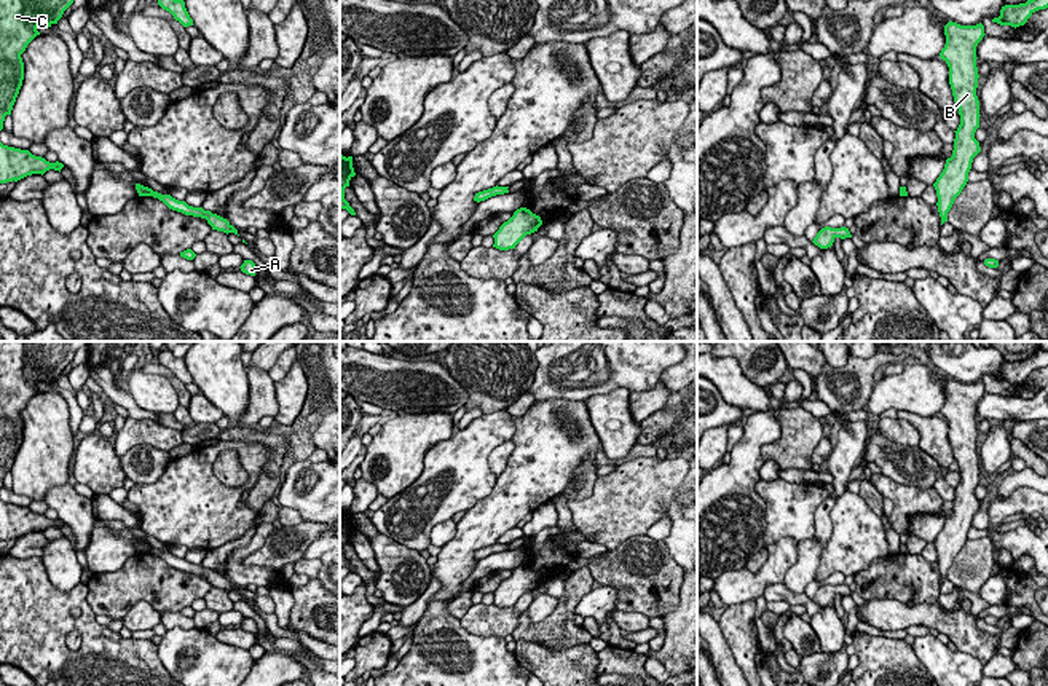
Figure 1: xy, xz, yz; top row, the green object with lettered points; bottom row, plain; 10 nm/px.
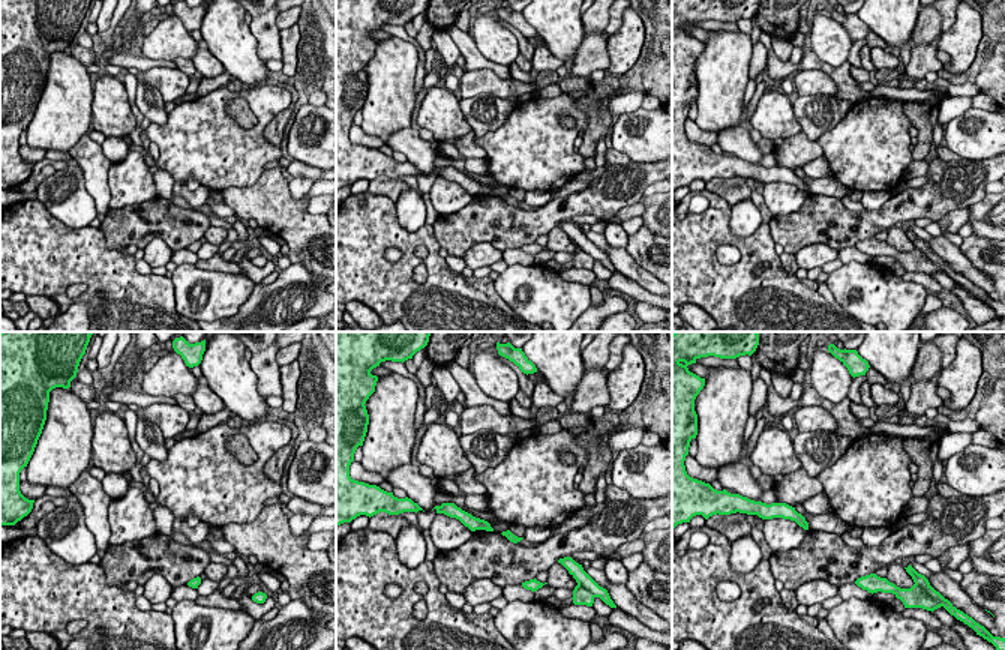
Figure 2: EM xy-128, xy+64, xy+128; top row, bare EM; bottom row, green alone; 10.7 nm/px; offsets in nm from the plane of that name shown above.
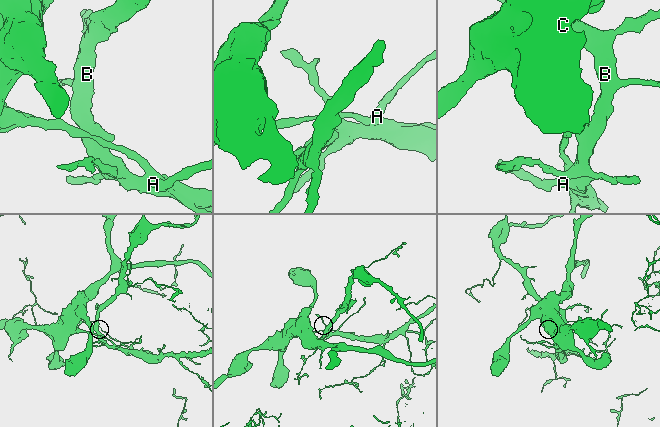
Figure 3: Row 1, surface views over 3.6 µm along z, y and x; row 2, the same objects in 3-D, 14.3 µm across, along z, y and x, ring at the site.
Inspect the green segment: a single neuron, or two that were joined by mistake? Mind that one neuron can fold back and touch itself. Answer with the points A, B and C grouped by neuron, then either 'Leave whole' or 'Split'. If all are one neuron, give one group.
Groups: A B / C. Split

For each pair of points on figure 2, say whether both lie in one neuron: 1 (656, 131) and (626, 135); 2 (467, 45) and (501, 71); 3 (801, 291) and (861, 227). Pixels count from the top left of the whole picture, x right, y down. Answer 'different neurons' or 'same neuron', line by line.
1: same neuron
2: same neuron
3: different neurons

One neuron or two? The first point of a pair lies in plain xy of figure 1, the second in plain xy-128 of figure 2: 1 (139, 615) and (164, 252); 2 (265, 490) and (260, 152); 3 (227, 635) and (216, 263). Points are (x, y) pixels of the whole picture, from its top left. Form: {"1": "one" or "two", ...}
{"1": "one", "2": "two", "3": "one"}

